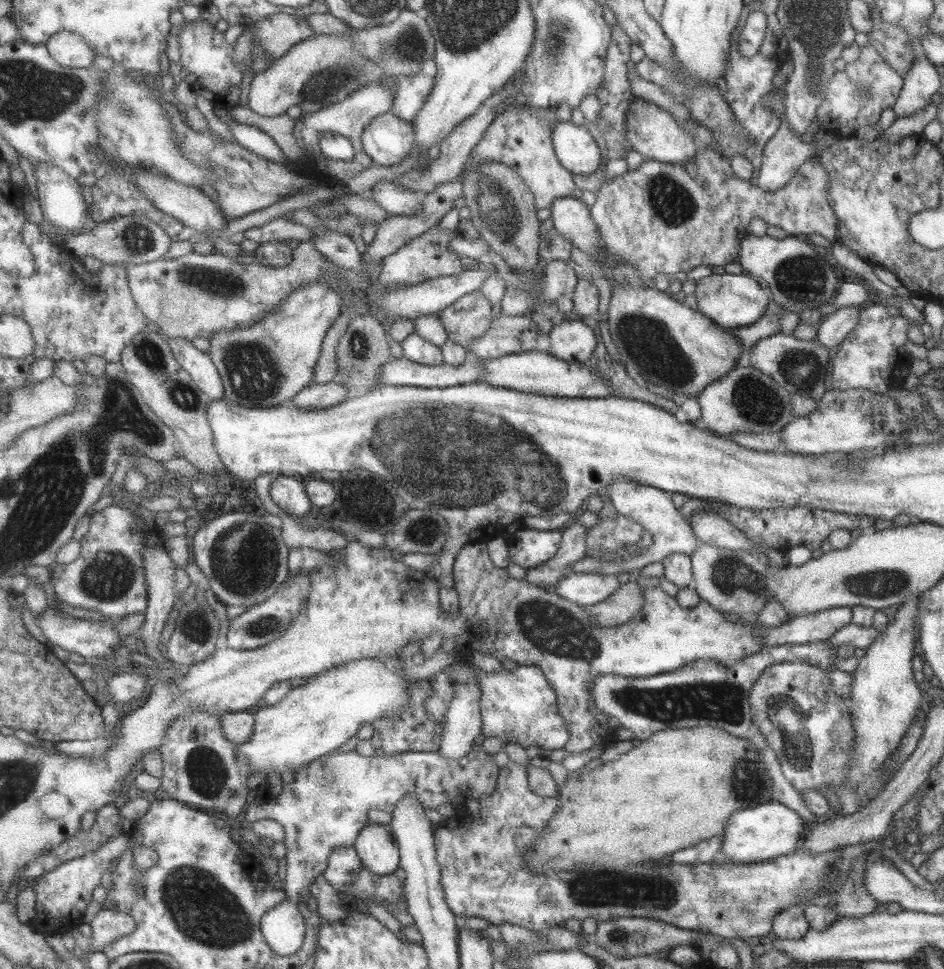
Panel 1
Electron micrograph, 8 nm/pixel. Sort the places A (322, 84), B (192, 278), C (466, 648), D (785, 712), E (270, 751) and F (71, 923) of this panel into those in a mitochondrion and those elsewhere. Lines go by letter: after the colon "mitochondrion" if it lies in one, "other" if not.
A: mitochondrion
B: mitochondrion
C: other
D: mitochondrion
E: other
F: other

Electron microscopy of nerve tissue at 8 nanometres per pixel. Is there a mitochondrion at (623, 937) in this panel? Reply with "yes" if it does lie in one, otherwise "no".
yes

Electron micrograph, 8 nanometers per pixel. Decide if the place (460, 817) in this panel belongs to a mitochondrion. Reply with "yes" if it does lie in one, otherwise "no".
no

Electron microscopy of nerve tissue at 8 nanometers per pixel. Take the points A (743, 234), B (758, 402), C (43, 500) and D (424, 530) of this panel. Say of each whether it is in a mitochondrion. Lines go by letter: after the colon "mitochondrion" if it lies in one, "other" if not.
A: other
B: mitochondrion
C: mitochondrion
D: mitochondrion

